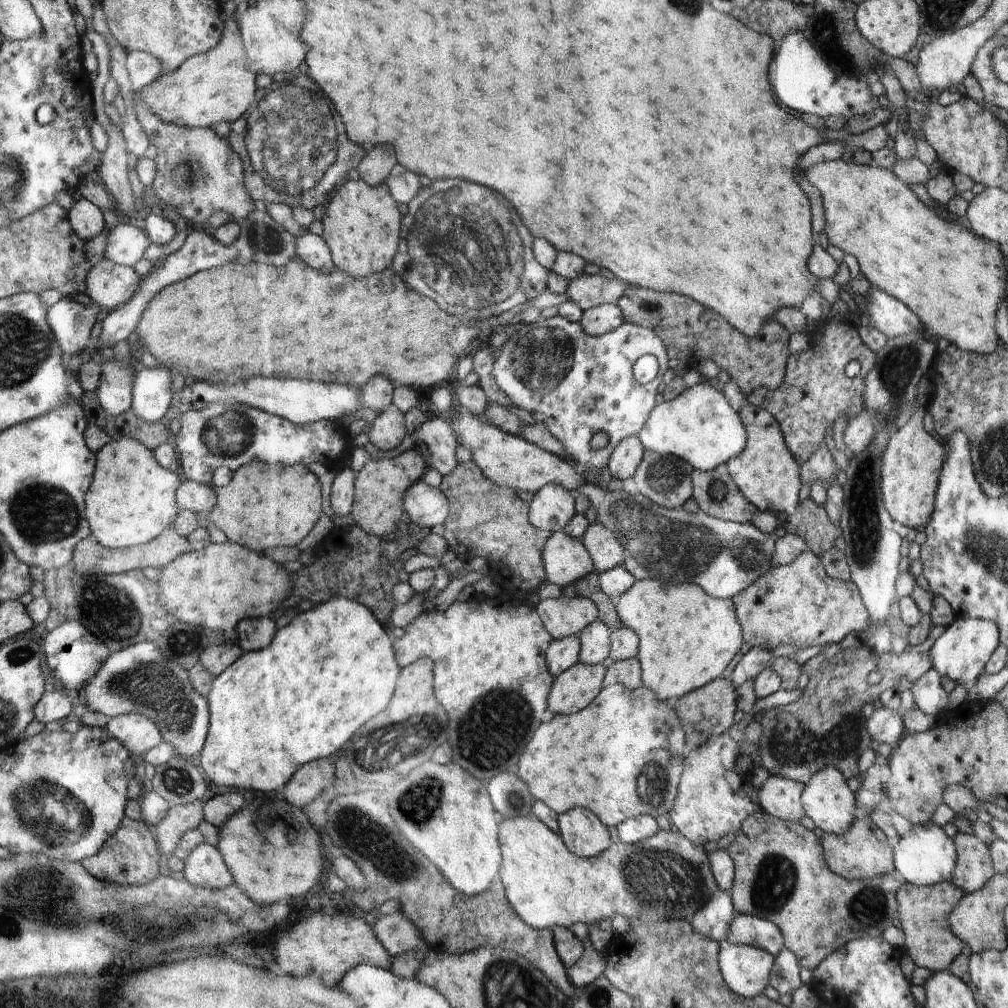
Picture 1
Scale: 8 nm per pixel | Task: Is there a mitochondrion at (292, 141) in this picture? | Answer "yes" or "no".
yes

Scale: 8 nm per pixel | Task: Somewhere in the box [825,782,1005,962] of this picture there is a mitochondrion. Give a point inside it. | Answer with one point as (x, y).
(869, 906)

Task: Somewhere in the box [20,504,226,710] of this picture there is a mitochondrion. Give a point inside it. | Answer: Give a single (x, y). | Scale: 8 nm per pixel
(110, 614)

